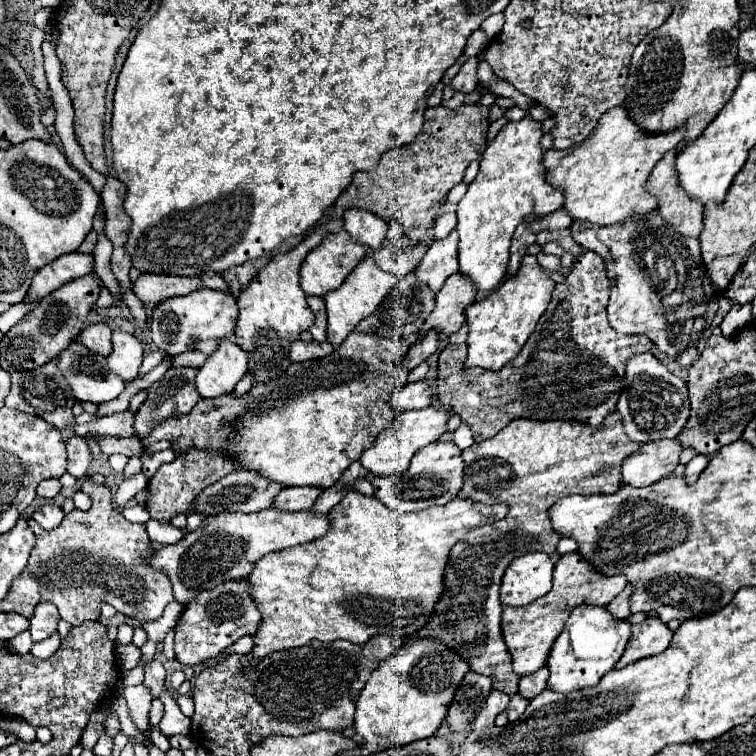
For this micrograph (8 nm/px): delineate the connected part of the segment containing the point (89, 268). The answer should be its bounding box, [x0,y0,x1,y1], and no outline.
[25,252,95,300]

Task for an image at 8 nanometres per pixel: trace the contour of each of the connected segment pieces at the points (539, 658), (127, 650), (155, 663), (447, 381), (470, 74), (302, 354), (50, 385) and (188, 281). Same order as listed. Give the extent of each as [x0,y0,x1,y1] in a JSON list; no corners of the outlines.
[[503,552,627,676],[115,642,141,670],[143,660,165,698],[437,228,651,442],[451,58,479,94],[291,340,333,362],[5,360,75,430],[133,274,199,304]]

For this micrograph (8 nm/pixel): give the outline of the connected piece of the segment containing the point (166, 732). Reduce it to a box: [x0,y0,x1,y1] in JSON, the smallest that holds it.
[157,688,189,738]

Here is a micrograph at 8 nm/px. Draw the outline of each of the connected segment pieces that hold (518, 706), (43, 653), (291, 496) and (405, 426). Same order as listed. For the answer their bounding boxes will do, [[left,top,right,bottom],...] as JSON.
[[507,694,527,722],[29,634,61,658],[273,488,323,512],[361,408,451,476]]

